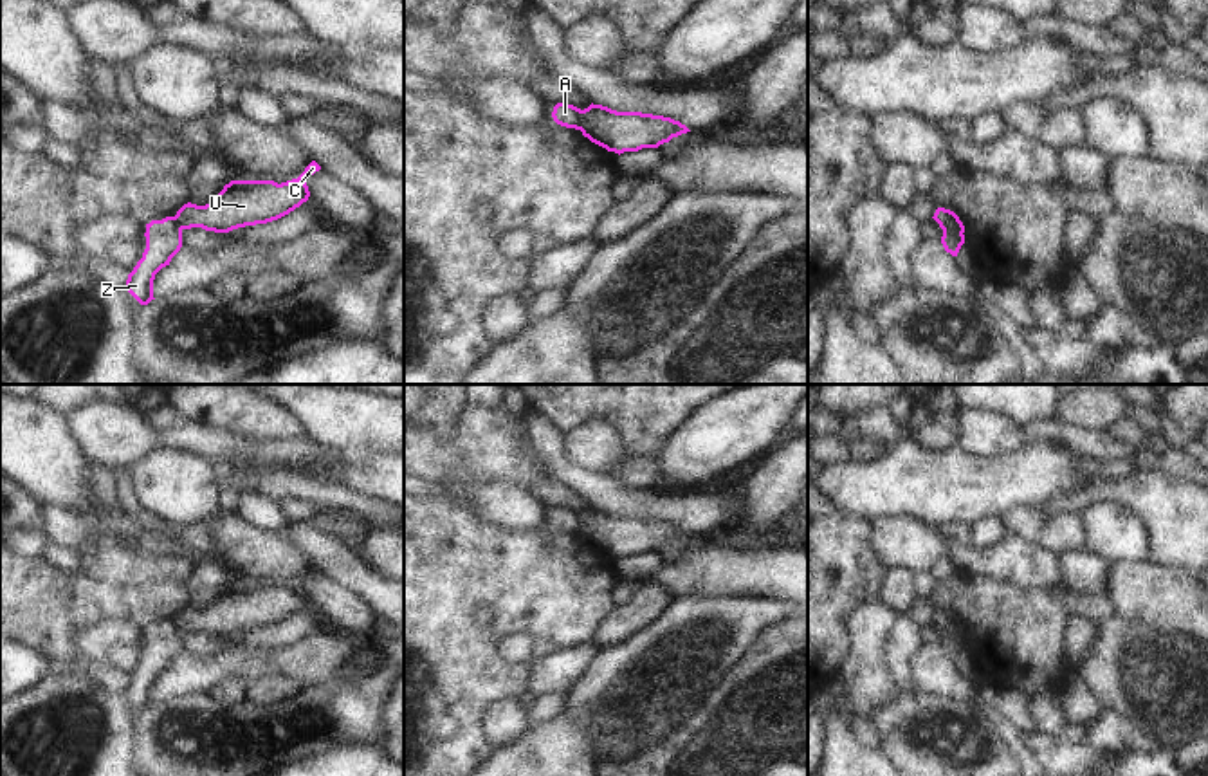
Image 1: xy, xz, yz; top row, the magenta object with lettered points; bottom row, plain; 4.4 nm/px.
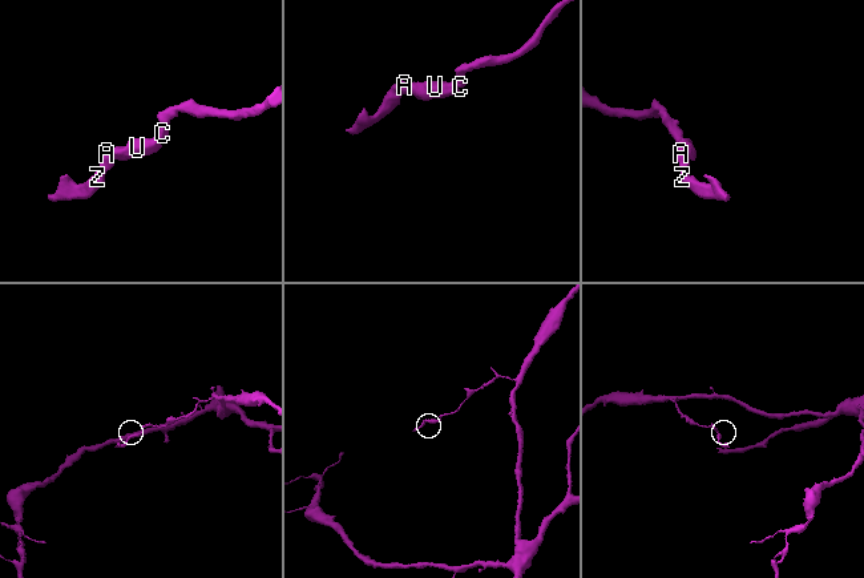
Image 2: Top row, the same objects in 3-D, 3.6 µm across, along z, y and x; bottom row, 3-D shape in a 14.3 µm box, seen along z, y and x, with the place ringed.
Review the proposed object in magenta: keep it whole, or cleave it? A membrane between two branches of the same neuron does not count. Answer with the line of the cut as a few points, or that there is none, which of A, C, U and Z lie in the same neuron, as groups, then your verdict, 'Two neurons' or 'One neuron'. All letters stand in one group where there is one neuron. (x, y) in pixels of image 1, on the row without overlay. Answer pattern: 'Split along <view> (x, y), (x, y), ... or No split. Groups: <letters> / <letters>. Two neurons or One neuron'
Split along yz (940, 627), (947, 627), (961, 637). Groups: A Z / C U. Two neurons

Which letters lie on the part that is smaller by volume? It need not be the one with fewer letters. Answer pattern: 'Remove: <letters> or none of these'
Remove: A, Z

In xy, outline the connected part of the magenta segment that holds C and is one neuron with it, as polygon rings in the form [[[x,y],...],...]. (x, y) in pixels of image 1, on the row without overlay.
[[[312,565],[297,583],[281,588],[274,585],[231,585],[213,606],[206,610],[188,606],[175,623],[182,633],[202,632],[215,637],[278,624],[308,605],[307,583],[319,574],[321,570]]]

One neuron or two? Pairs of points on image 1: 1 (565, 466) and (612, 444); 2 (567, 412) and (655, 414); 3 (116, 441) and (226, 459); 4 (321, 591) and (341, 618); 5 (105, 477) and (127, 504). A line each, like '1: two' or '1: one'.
1: two
2: one
3: one
4: one
5: two

